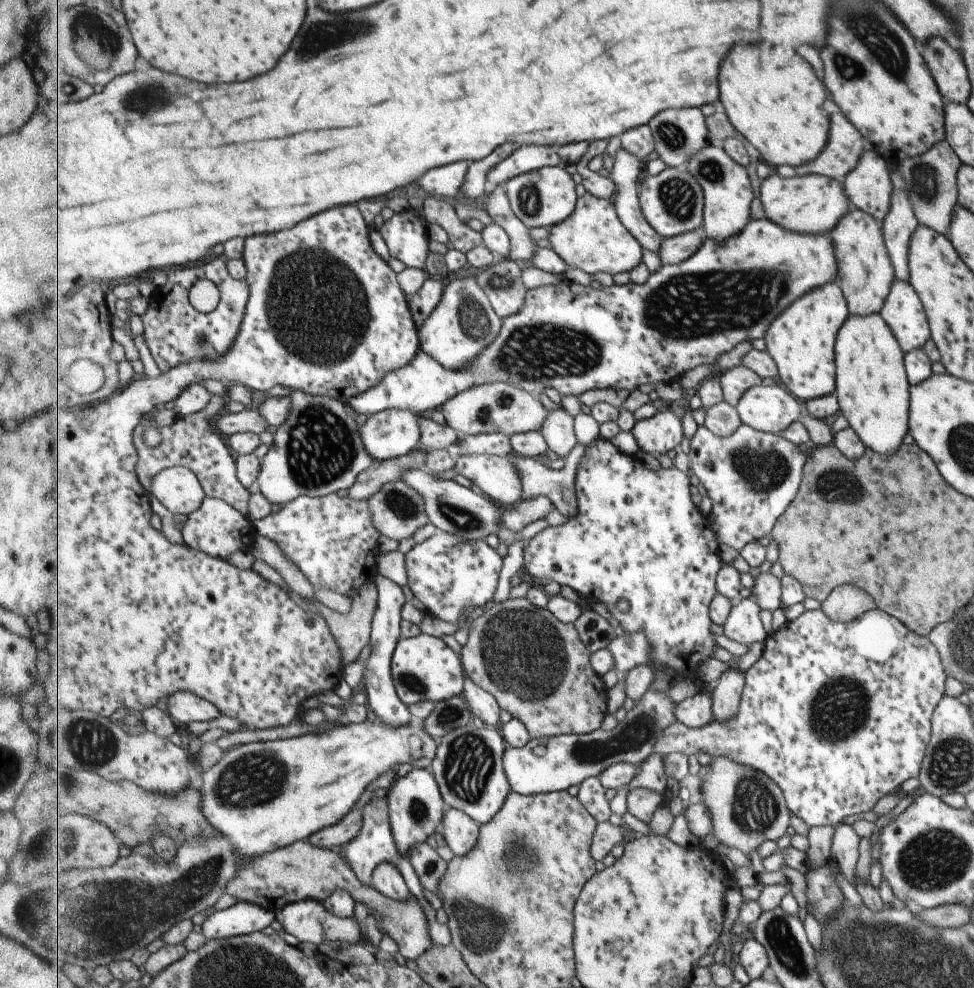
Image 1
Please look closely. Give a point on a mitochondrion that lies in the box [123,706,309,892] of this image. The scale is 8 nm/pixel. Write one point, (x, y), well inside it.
(256, 778)

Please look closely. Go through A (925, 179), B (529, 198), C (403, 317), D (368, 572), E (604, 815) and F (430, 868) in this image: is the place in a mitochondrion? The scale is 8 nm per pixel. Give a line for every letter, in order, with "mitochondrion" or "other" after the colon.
A: mitochondrion
B: mitochondrion
C: other
D: other
E: other
F: mitochondrion

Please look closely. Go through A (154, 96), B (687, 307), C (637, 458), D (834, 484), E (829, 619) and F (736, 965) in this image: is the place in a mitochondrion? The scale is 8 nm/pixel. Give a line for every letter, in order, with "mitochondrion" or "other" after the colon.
A: mitochondrion
B: mitochondrion
C: other
D: mitochondrion
E: other
F: other

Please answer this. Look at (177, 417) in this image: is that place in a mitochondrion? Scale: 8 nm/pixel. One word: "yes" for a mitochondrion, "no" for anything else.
no

